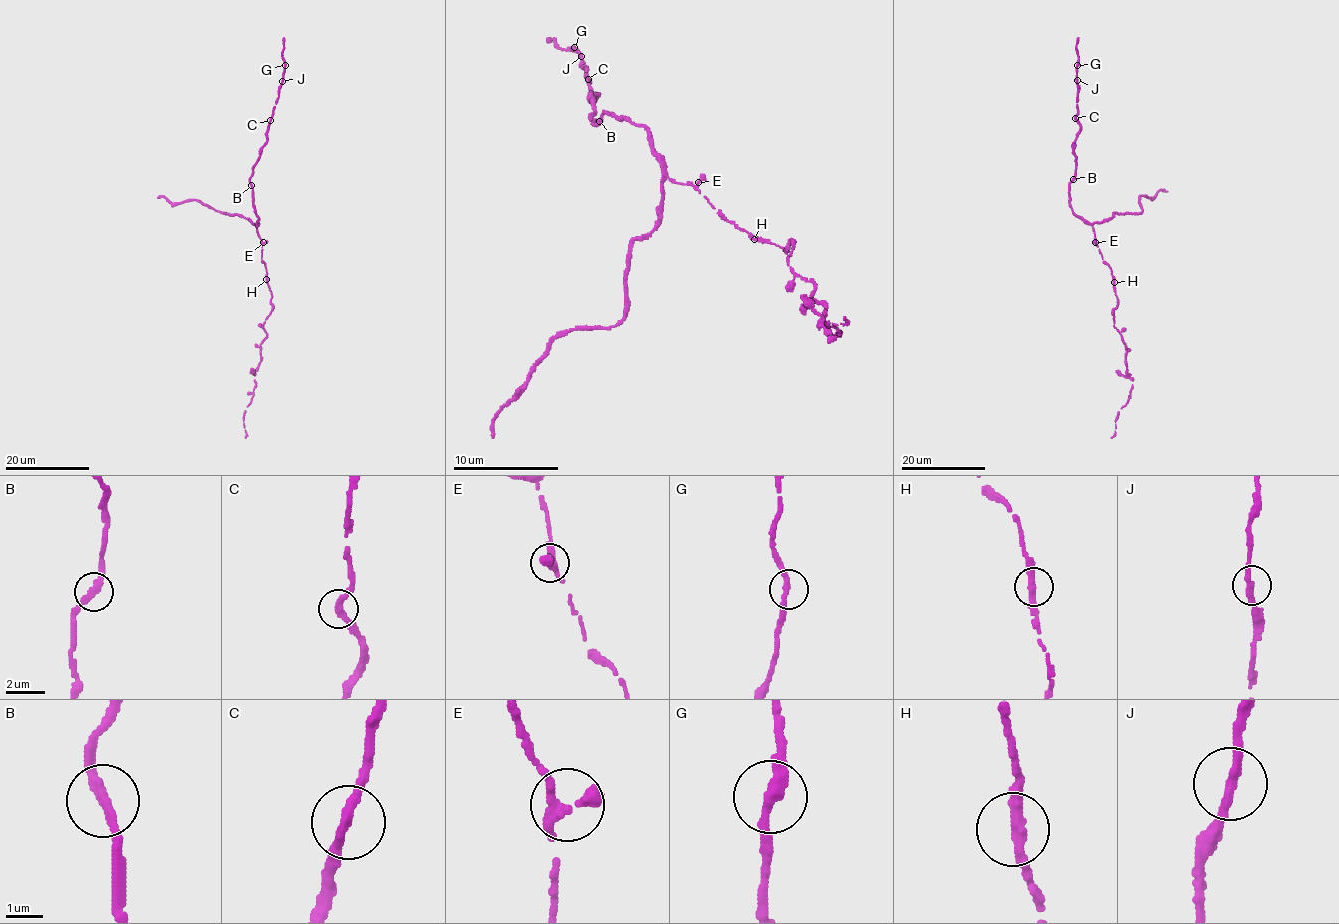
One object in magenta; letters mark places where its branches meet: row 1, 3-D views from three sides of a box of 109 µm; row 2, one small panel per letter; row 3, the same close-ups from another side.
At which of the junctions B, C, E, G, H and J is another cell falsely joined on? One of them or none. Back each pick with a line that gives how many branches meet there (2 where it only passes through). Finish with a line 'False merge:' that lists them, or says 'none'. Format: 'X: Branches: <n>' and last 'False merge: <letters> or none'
False merge: none

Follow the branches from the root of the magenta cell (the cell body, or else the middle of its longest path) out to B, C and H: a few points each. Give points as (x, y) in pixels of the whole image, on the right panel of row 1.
B: (1095, 241), (1092, 225), (1073, 212), (1069, 203), (1068, 184), (1073, 179)
C: (1095, 241), (1092, 225), (1073, 212), (1069, 203), (1068, 183), (1076, 168), (1073, 147), (1079, 129), (1075, 118)
H: (1095, 241), (1102, 259), (1111, 270), (1114, 282)

